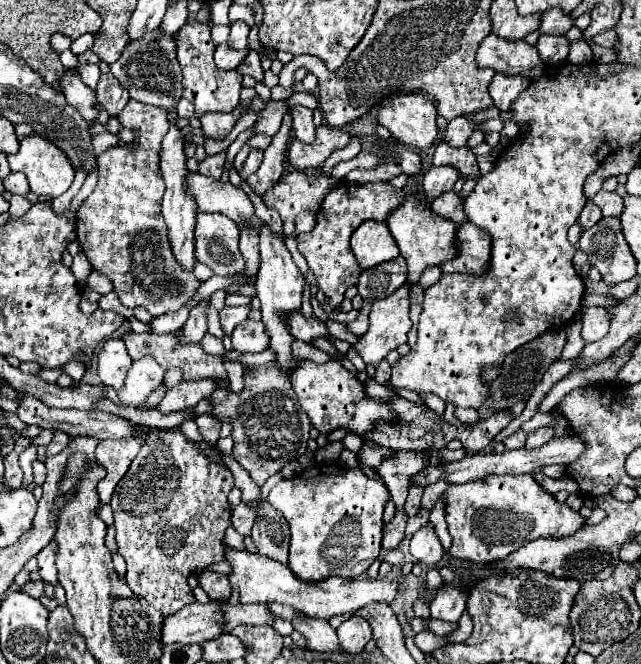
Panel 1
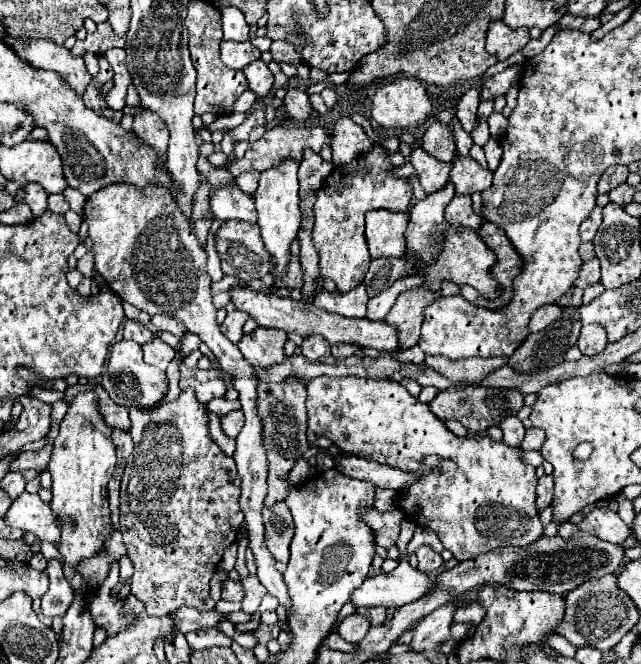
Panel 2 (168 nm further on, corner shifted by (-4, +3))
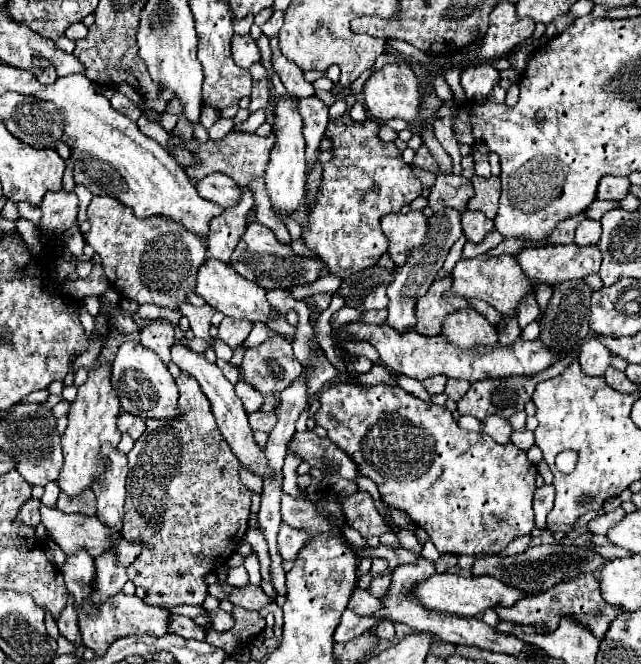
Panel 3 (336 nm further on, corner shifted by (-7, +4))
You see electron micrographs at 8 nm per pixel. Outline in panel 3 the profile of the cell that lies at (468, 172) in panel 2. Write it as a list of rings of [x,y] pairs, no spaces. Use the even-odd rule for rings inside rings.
[[[476,175],[472,179],[472,185],[474,185],[474,197],[468,201],[468,209],[482,211],[488,219],[494,219],[500,199],[500,179],[498,177],[482,179]]]

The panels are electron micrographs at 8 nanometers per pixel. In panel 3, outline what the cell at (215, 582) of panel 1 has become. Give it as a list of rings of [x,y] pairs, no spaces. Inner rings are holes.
[[[246,585],[246,587],[232,587],[228,601],[232,601],[238,607],[244,609],[252,609],[252,611],[260,611],[262,607],[270,605],[274,599],[268,597],[260,585]]]

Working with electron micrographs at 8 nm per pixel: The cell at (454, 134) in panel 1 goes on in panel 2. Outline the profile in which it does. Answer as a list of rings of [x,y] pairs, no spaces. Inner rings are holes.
[[[431,122],[423,134],[421,146],[435,156],[437,160],[450,163],[457,153],[455,140],[453,140],[453,130],[451,124],[443,122]]]

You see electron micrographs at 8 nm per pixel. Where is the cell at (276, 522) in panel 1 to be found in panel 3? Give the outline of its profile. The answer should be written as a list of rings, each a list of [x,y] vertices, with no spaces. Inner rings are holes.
[[[282,523],[280,533],[278,533],[278,549],[280,549],[282,559],[294,561],[298,551],[308,543],[308,539],[310,539],[310,535],[306,535],[306,531],[300,531],[300,529],[294,529],[294,527]]]

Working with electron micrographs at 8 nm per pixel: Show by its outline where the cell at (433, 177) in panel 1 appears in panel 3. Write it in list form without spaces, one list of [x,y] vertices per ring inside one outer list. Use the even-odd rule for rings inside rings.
[[[444,209],[444,211],[436,213],[434,217],[428,219],[428,223],[430,223],[430,231],[428,231],[424,247],[420,247],[420,249],[410,253],[410,263],[406,263],[404,267],[398,267],[394,283],[390,283],[387,287],[387,296],[390,299],[390,303],[387,306],[388,317],[386,323],[390,327],[394,327],[396,331],[400,331],[400,333],[406,333],[406,331],[414,329],[414,323],[416,323],[414,307],[416,307],[418,297],[426,295],[426,291],[432,285],[436,273],[442,269],[442,263],[444,263],[452,243],[462,235],[460,215],[454,209]]]

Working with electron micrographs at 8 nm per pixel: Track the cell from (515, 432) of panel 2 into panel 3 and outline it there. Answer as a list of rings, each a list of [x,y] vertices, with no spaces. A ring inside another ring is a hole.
[[[494,415],[494,417],[482,421],[482,433],[490,435],[498,443],[508,443],[510,433],[512,433],[512,427],[510,427],[510,423],[506,419]]]

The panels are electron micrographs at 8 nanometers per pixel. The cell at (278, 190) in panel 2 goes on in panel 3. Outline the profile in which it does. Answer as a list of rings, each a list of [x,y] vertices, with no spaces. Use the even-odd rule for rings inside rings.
[[[282,95],[276,101],[276,111],[274,111],[274,135],[276,143],[270,151],[270,163],[266,167],[266,187],[270,201],[274,203],[274,211],[280,219],[288,219],[292,211],[298,209],[302,197],[304,197],[304,185],[306,185],[306,157],[304,157],[304,147],[306,141],[302,139],[302,117],[298,115],[298,99],[292,95]]]

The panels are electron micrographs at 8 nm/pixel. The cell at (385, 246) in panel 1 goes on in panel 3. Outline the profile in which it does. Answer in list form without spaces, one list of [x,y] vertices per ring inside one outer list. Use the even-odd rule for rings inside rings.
[[[422,211],[390,213],[382,217],[382,231],[388,237],[388,255],[396,265],[408,261],[408,253],[418,249],[428,233],[428,219]]]

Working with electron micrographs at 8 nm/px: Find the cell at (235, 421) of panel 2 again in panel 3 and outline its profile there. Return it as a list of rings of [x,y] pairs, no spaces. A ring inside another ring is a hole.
[[[256,411],[256,413],[250,413],[248,417],[250,417],[250,427],[252,427],[254,431],[260,429],[260,431],[268,433],[270,427],[274,427],[274,423],[276,423],[276,415],[274,415],[274,413],[262,413],[262,411]]]

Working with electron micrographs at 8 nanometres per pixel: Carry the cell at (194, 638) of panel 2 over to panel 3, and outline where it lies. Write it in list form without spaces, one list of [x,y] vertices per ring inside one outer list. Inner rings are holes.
[[[174,615],[174,623],[170,623],[168,633],[180,635],[184,639],[198,639],[198,641],[202,641],[206,635],[202,627],[198,627],[190,617],[184,617],[184,615]]]

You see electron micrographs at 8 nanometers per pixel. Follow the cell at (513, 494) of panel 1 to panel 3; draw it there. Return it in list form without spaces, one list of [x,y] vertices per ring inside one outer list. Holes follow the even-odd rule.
[[[338,383],[332,385],[328,391],[320,393],[320,409],[314,415],[316,423],[328,431],[328,439],[336,443],[342,451],[346,451],[350,457],[354,457],[354,463],[358,463],[358,471],[362,471],[362,477],[372,479],[378,485],[378,491],[382,495],[382,501],[398,511],[408,513],[408,517],[422,527],[430,541],[436,545],[440,553],[452,553],[452,555],[478,555],[478,553],[498,553],[502,551],[512,539],[520,535],[528,535],[534,529],[534,511],[532,511],[532,497],[536,491],[536,467],[528,461],[526,451],[516,449],[514,445],[506,443],[500,445],[494,439],[490,439],[484,433],[474,433],[474,431],[464,431],[458,427],[456,419],[446,407],[438,407],[434,403],[424,403],[416,399],[414,395],[406,393],[402,387],[386,387],[386,385],[374,385],[374,387],[360,387],[352,383]]]

